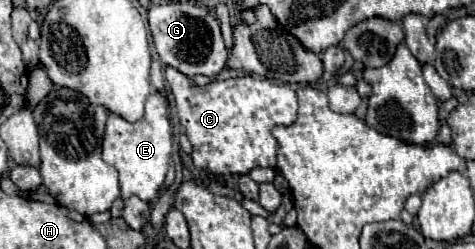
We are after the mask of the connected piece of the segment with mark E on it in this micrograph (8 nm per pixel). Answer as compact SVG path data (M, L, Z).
M152 92L148 96L146 114L138 122L130 124L116 114L108 116L102 142L102 160L118 170L122 200L128 200L130 196L138 196L144 202L156 200L166 178L170 154L172 154L172 128L168 118L168 100L160 92Z

